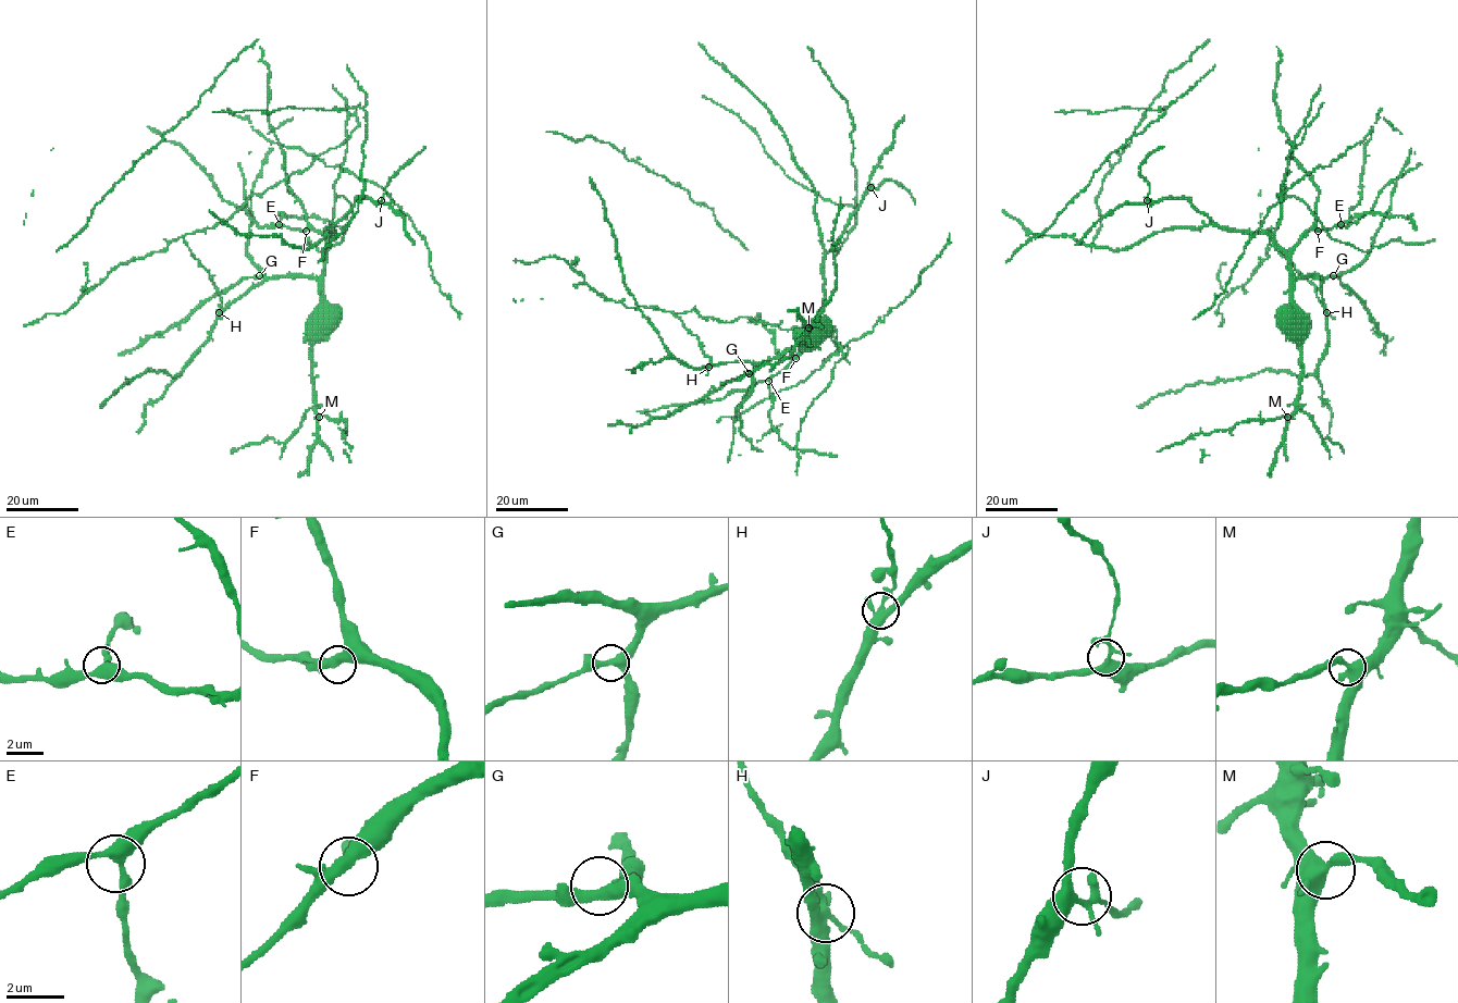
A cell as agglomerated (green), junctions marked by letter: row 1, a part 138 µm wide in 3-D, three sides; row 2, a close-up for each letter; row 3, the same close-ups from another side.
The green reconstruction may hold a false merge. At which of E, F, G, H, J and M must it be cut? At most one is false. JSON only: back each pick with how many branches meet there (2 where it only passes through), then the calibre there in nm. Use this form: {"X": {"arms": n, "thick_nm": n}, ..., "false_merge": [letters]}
{"false_merge": []}

